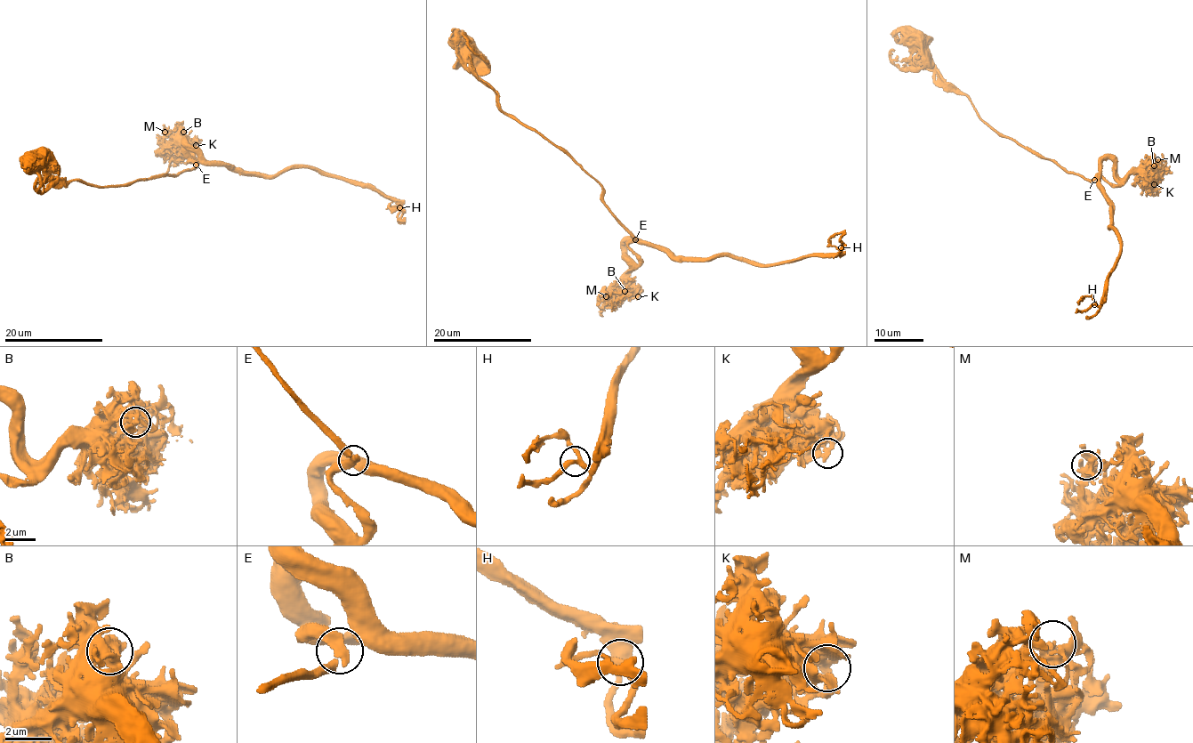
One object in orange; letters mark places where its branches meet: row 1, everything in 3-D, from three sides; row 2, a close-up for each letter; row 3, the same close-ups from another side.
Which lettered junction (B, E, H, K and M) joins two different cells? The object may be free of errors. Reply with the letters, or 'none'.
none

